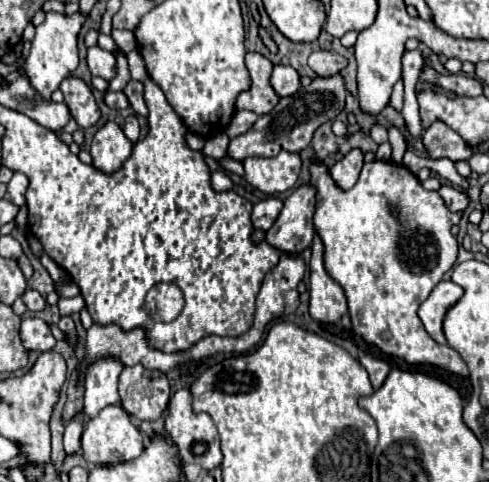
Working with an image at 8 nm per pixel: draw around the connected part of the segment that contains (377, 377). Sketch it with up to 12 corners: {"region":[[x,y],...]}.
{"region":[[365,354],[359,360],[369,372],[375,390],[389,374],[389,364]]}

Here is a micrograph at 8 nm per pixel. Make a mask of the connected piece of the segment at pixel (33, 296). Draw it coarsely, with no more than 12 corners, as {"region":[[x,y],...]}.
{"region":[[25,290],[23,302],[29,310],[41,312],[47,306],[37,290]]}

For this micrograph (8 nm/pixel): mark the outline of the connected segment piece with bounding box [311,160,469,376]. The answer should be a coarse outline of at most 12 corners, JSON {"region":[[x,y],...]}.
{"region":[[313,162],[313,224],[353,332],[469,376],[417,308],[457,260],[449,212],[405,166],[347,192]]}

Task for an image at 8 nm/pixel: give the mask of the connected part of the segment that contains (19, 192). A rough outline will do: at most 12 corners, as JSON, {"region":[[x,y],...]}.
{"region":[[15,172],[7,184],[11,200],[17,206],[25,204],[27,176]]}

